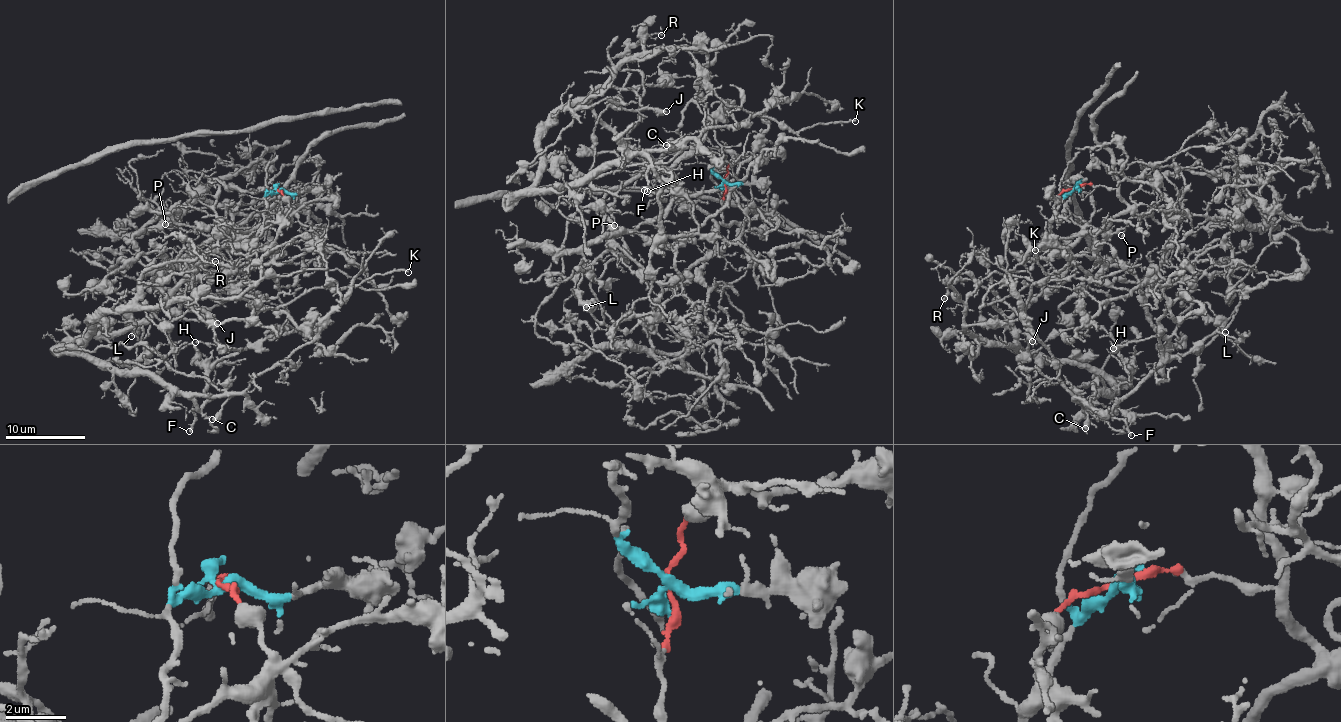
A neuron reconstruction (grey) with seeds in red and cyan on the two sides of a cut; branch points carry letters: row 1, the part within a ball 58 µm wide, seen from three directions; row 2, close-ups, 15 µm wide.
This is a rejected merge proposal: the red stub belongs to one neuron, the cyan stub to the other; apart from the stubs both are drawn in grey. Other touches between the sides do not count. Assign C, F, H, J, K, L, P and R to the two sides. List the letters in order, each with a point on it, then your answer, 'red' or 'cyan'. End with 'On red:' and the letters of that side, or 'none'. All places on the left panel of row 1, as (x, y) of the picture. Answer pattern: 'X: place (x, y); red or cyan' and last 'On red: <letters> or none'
C: place (212, 419); cyan
F: place (189, 431); cyan
H: place (195, 342); cyan
J: place (217, 323); cyan
K: place (408, 272); cyan
L: place (131, 336); cyan
P: place (165, 224); cyan
R: place (215, 261); cyan
On red: none

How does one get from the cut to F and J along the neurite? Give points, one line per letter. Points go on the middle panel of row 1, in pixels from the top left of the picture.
F: (724, 181), (705, 148), (656, 166), (588, 100), (549, 125), (540, 190), (640, 153), (651, 161), (643, 190)
J: (724, 181), (705, 148), (656, 166), (629, 148), (589, 98), (607, 86), (629, 88), (640, 109), (666, 112)

